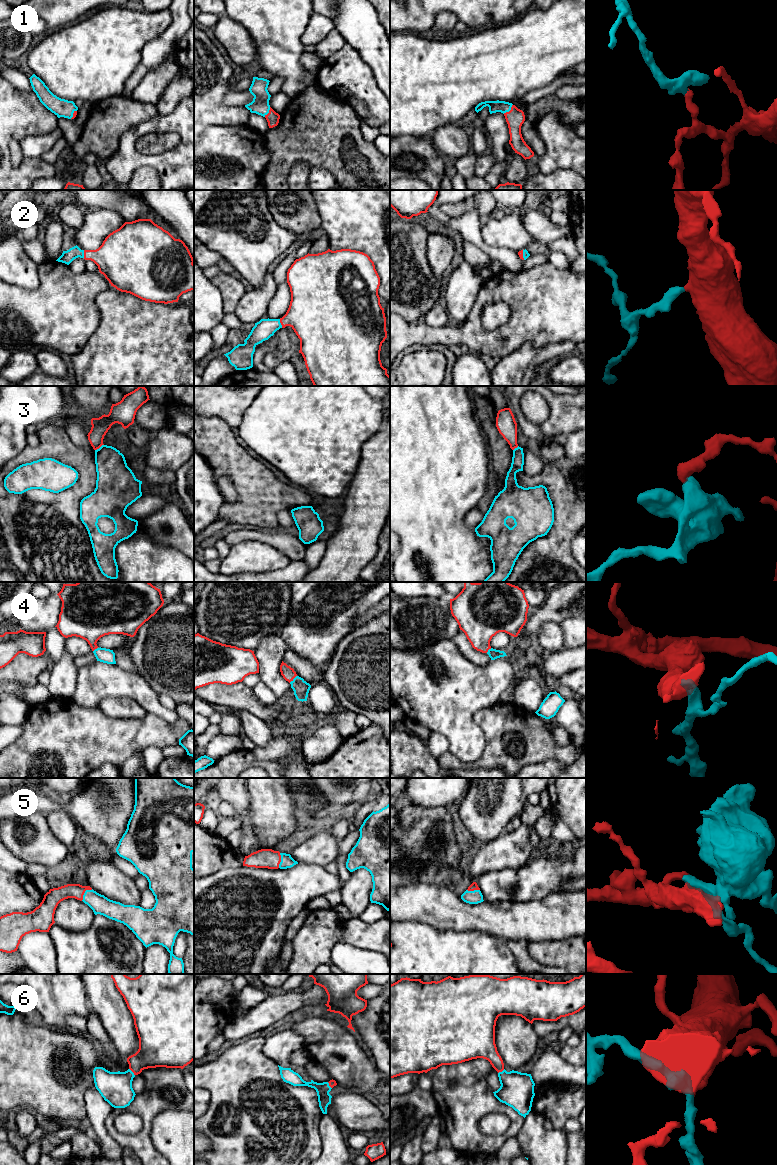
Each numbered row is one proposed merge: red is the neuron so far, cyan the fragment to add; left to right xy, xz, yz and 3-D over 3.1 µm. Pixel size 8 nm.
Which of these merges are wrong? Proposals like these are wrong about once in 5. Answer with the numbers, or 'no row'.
3

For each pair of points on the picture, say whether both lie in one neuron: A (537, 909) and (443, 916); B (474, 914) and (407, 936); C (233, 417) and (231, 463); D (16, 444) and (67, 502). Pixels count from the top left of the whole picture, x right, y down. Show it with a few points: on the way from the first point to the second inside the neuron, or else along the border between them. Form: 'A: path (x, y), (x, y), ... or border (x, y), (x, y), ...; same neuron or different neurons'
A: path (514, 915), (466, 916); same neuron
B: border (411, 921), (423, 921), (434, 927), (457, 931); different neurons
C: border (211, 416), (223, 419), (232, 428); different neurons
D: border (27, 445), (10, 461); different neurons

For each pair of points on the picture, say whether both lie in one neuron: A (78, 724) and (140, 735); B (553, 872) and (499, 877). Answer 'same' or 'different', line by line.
A: same
B: same

